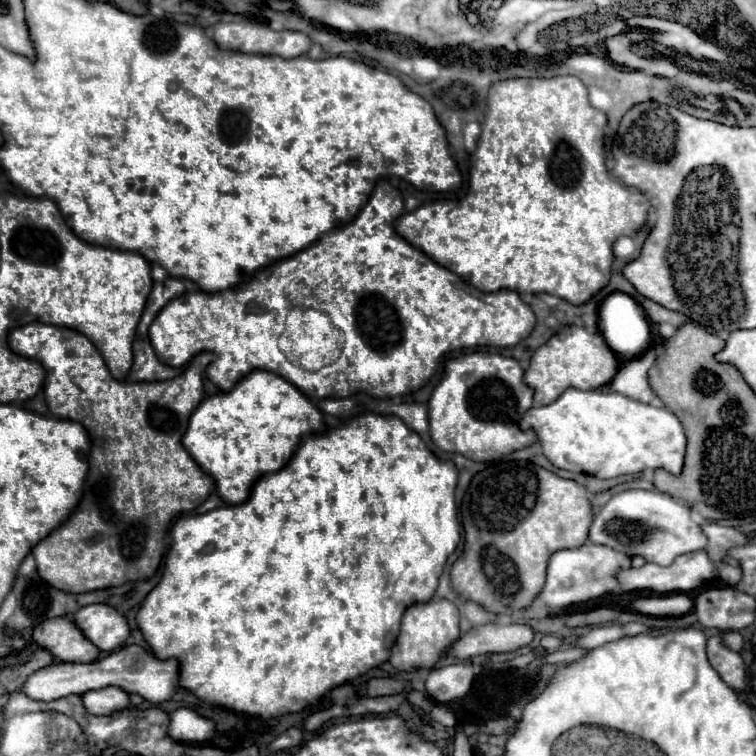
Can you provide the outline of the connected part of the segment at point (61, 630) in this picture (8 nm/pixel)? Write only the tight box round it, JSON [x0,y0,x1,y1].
[33,617,99,663]

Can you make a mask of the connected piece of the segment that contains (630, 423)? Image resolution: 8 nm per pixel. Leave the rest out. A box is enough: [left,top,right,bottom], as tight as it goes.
[519,386,685,479]

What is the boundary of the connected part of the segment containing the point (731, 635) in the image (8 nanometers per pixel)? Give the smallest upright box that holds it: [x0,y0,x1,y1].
[725,631,745,651]

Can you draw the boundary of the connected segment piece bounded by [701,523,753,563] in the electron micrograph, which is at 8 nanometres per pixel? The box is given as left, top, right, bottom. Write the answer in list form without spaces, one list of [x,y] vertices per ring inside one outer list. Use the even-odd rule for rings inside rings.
[[[705,523],[701,529],[707,537],[705,551],[711,557],[711,561],[715,561],[715,563],[719,563],[721,555],[725,555],[731,547],[745,545],[745,543],[753,541],[745,533],[739,533],[733,527],[723,527],[723,525],[717,525],[717,523]]]

